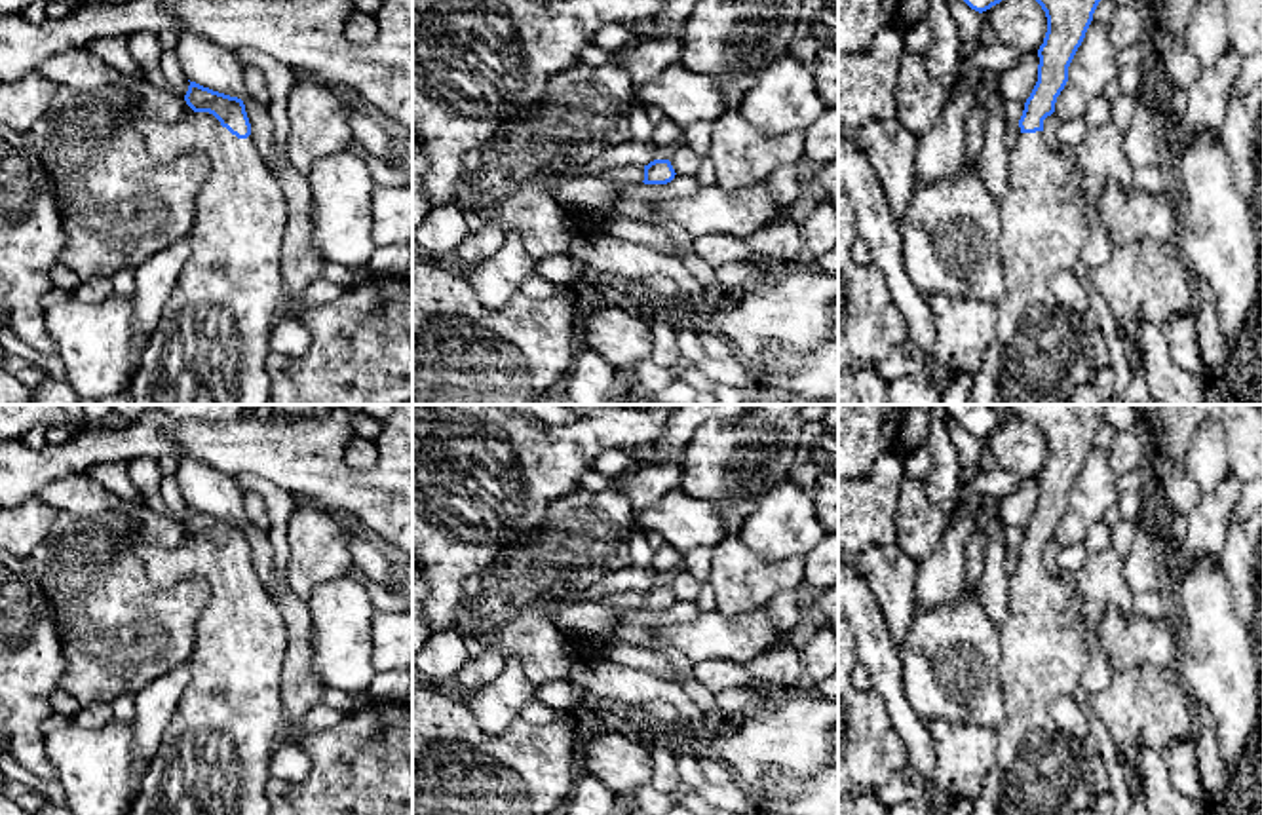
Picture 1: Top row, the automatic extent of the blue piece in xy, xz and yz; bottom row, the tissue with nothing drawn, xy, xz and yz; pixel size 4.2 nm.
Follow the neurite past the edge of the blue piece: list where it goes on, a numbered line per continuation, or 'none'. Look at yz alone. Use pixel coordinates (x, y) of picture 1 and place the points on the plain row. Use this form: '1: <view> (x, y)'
1: yz (1038, 770)

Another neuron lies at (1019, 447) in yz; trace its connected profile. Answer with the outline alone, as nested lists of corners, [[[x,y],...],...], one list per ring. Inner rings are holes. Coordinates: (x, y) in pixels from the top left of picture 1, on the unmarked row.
[[[1009,420],[1000,429],[983,437],[996,456],[1000,469],[1021,477],[1038,477],[1047,458],[1042,431],[1026,420]]]

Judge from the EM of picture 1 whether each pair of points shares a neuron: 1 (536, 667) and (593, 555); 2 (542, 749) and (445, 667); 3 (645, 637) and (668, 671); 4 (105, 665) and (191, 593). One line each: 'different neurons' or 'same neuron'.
1: same neuron
2: different neurons
3: different neurons
4: same neuron

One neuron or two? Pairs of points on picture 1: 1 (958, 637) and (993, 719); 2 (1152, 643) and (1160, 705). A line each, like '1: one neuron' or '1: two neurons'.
1: one neuron
2: one neuron

